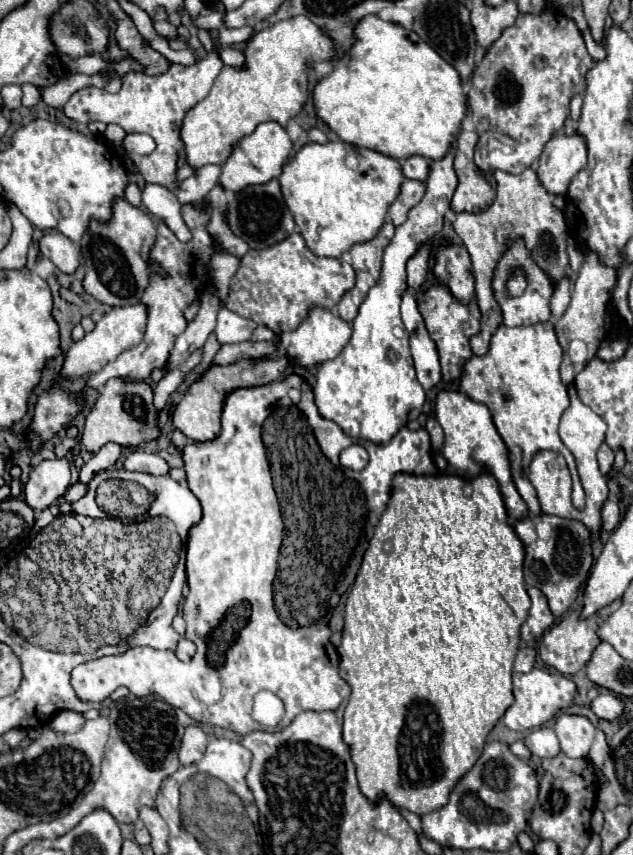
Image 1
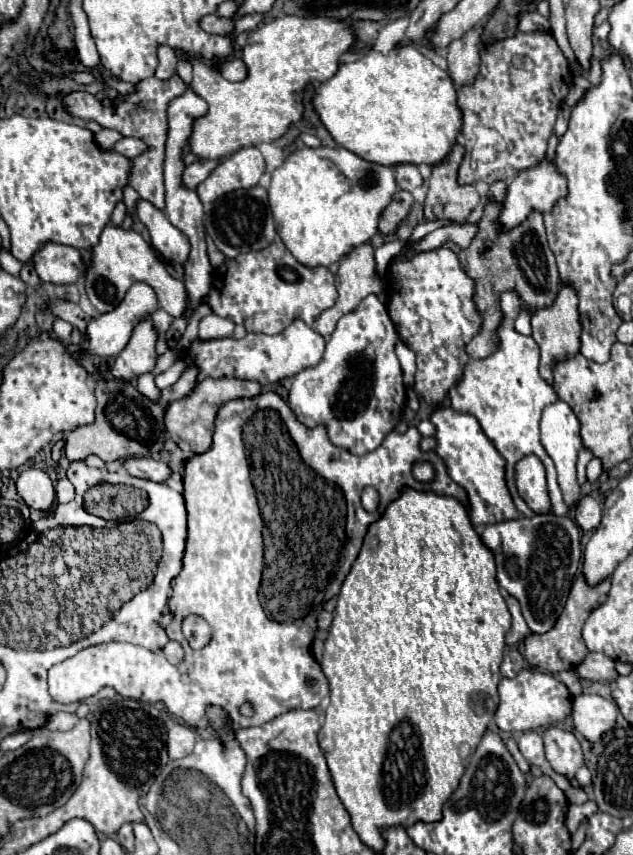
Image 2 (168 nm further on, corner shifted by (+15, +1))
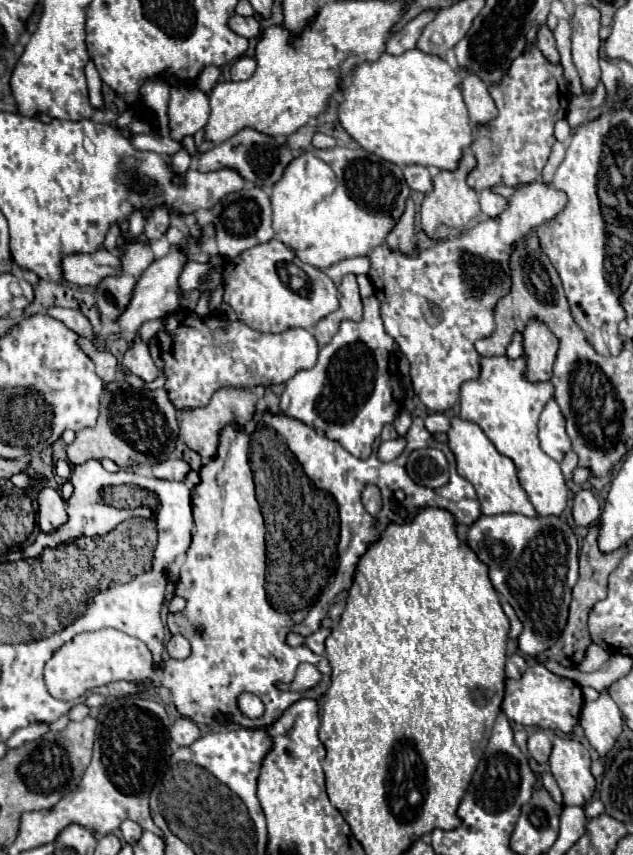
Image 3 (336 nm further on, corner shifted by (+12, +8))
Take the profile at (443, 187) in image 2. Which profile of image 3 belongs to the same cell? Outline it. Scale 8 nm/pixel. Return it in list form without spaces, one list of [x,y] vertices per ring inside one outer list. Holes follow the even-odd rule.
[[[464,148],[464,154],[458,162],[456,170],[440,170],[432,178],[432,190],[424,196],[420,216],[422,216],[422,228],[430,238],[442,240],[448,236],[454,236],[462,232],[470,222],[478,220],[482,216],[480,206],[478,206],[478,192],[466,184],[468,172],[476,166],[476,158],[470,148]]]

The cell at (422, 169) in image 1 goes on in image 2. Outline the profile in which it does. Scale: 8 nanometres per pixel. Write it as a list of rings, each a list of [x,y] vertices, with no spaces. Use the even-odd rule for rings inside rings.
[[[397,165],[395,171],[397,171],[397,175],[395,175],[397,185],[403,191],[413,191],[415,187],[419,187],[423,183],[423,177],[415,165]]]

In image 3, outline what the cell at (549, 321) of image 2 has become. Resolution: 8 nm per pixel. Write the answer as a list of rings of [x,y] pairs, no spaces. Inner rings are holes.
[[[530,320],[524,328],[524,352],[528,356],[528,380],[550,380],[558,352],[556,334],[540,320]]]

